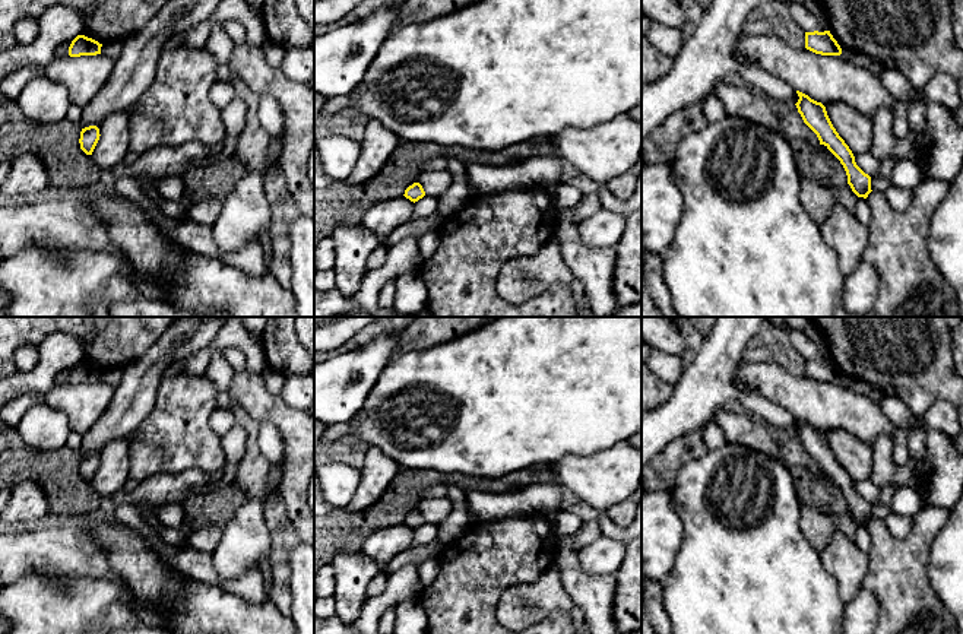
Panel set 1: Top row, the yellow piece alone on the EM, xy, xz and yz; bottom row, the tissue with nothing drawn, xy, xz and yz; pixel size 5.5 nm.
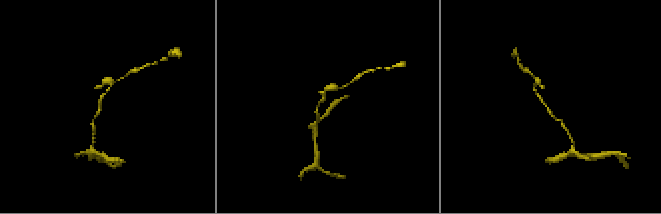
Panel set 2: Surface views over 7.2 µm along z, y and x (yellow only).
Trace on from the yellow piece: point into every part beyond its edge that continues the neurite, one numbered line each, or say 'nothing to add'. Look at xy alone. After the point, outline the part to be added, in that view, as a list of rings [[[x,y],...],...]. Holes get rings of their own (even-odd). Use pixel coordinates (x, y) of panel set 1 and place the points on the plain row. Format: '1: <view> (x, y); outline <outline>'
nothing to add

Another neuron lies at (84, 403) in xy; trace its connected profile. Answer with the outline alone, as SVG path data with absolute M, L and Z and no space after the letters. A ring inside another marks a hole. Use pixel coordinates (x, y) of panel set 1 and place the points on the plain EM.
M102 383L54 386L44 403L67 418L70 431L85 434L107 410L115 389Z

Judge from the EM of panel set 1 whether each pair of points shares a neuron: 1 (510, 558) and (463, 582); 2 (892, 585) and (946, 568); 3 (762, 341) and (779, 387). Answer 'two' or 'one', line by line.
1: one
2: two
3: two

